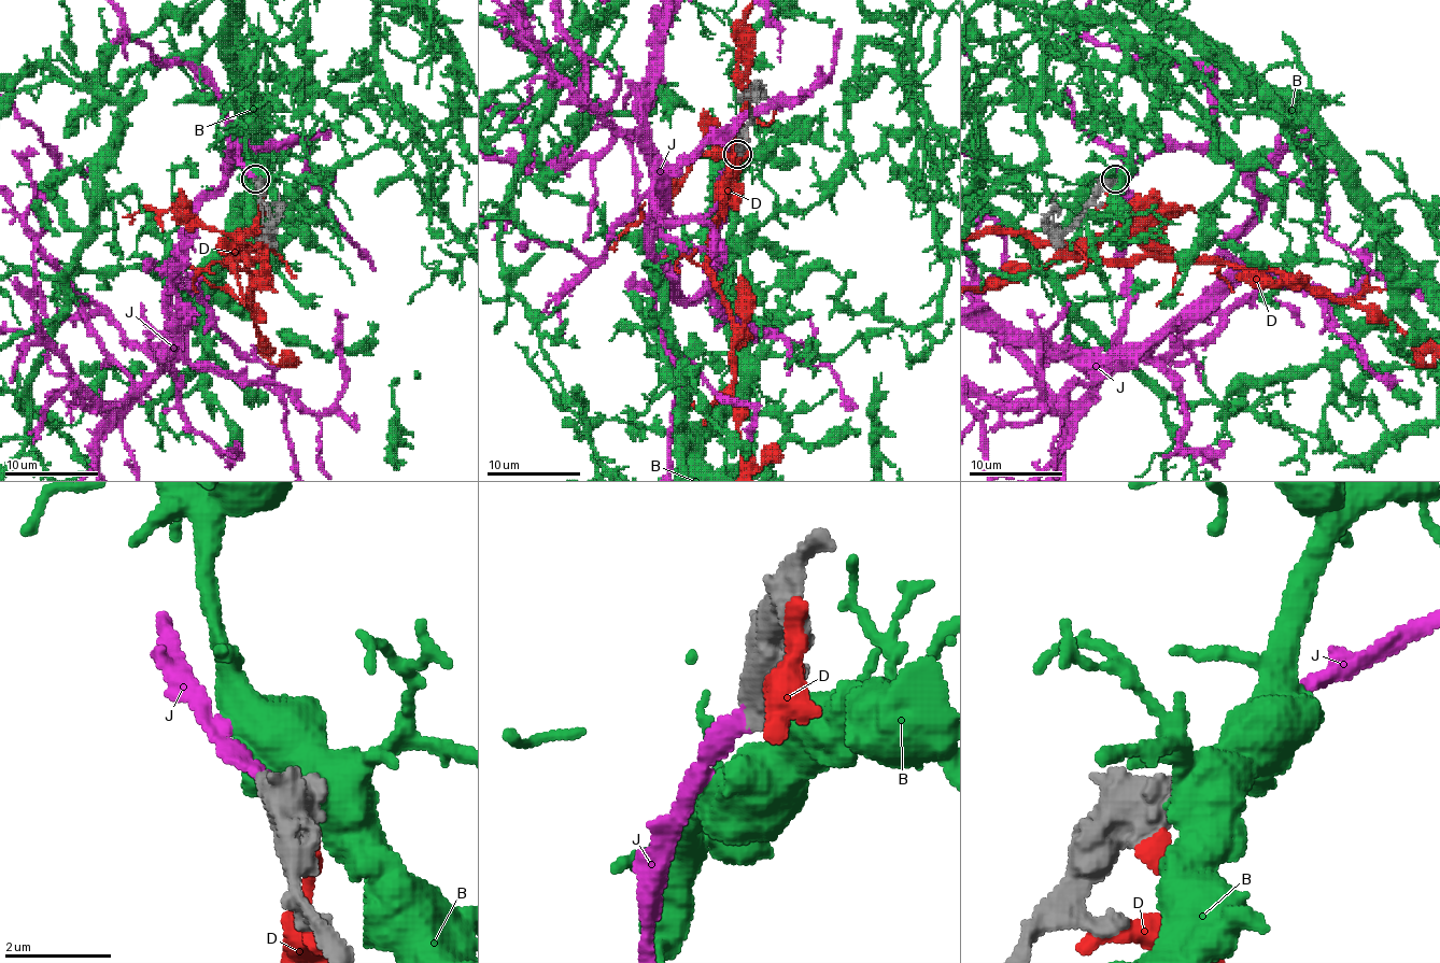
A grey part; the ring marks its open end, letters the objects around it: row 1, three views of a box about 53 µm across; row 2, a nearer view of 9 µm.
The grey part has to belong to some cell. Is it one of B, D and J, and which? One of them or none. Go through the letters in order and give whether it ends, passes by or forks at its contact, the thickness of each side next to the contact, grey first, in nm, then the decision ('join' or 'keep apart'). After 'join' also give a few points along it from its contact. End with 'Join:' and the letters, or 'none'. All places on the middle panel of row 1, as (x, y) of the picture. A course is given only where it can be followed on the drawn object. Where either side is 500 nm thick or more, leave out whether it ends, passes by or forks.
B: 750/600 nm | keep apart
D: 750/280 nm | keep apart
J: 600/280 nm | join
Join: J

